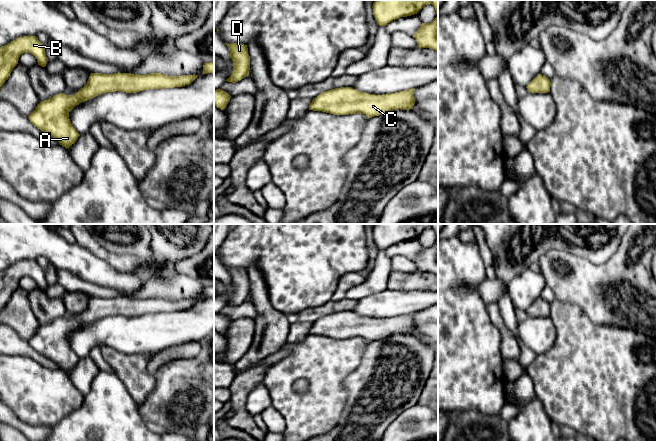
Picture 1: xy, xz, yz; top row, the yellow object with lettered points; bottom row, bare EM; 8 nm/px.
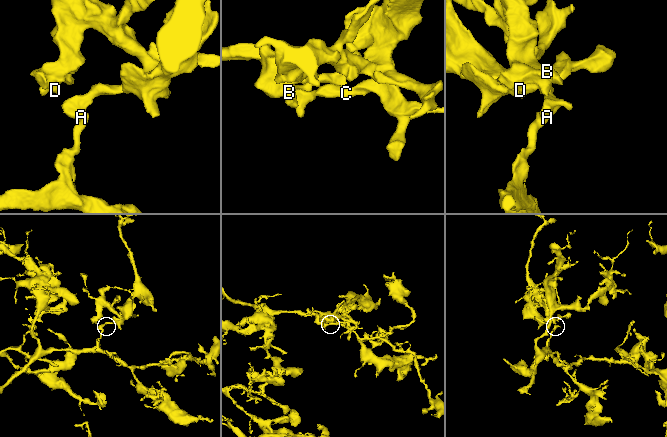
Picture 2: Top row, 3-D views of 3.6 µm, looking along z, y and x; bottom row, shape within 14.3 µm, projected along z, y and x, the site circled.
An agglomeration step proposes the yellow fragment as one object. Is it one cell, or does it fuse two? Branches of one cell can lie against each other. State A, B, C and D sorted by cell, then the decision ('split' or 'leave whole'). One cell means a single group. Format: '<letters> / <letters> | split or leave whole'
A B C D | leave whole

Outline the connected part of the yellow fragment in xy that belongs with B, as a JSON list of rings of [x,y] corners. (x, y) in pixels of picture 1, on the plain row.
[[[36,260],[19,261],[5,270],[0,271],[0,311],[10,300],[13,292],[18,288],[21,278],[29,276],[35,280],[38,289],[45,291],[48,283],[45,270]]]

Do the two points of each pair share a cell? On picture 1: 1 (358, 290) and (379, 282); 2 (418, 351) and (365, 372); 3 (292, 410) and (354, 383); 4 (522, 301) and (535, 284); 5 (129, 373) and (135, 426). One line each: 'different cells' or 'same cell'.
1: same cell
2: same cell
3: different cells
4: same cell
5: different cells

